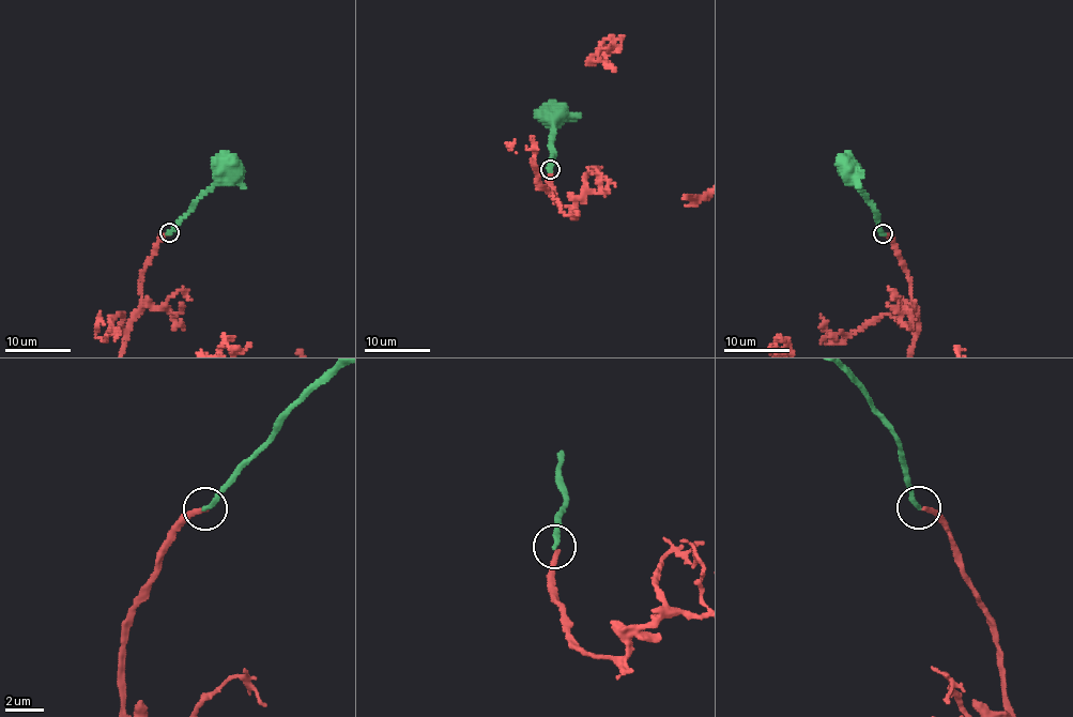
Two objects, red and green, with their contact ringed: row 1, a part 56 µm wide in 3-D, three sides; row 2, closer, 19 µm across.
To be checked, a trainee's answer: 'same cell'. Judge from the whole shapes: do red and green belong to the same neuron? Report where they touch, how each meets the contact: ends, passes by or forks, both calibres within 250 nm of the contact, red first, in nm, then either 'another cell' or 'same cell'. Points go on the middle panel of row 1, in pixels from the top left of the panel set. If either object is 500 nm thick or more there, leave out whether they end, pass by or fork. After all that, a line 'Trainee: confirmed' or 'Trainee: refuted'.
at (550, 169); red ends there; green ends there; 240 nm thick on the red side, 240 nm on the other; another cell
Trainee: refuted

